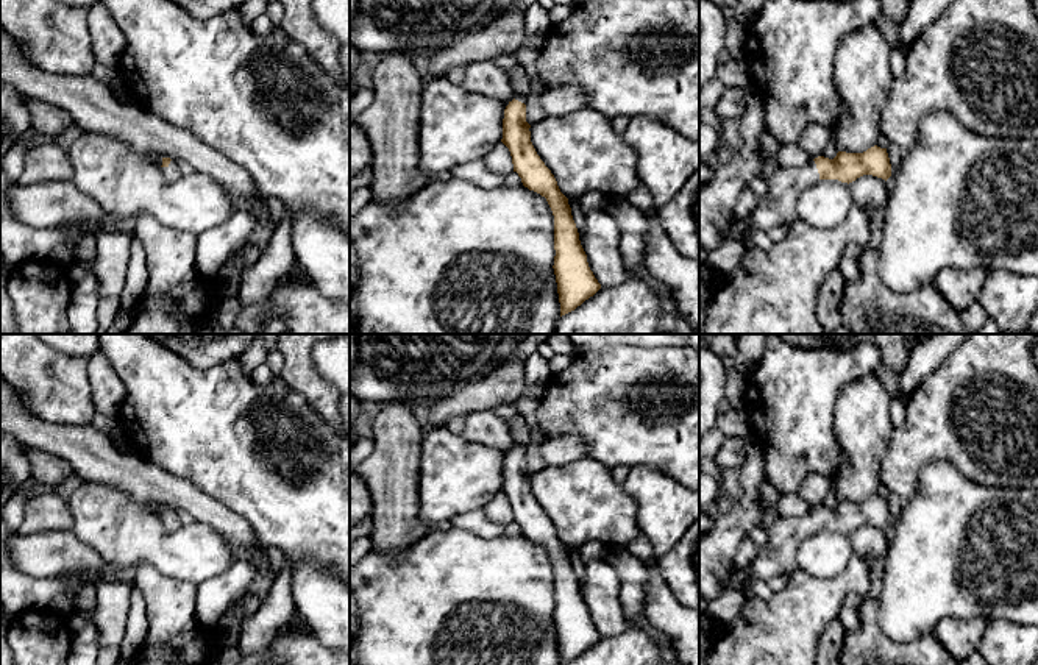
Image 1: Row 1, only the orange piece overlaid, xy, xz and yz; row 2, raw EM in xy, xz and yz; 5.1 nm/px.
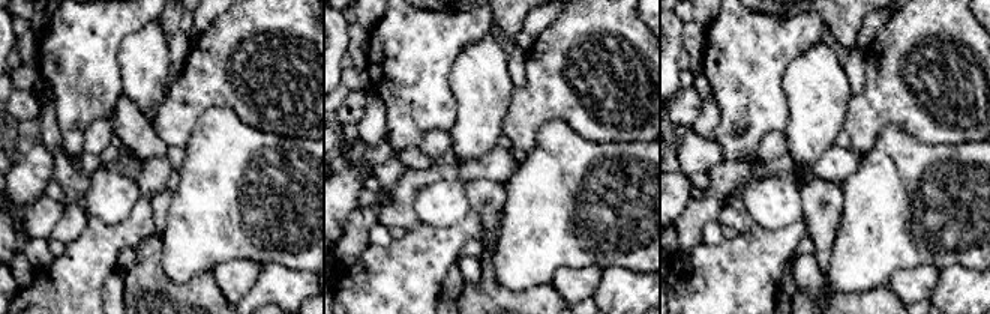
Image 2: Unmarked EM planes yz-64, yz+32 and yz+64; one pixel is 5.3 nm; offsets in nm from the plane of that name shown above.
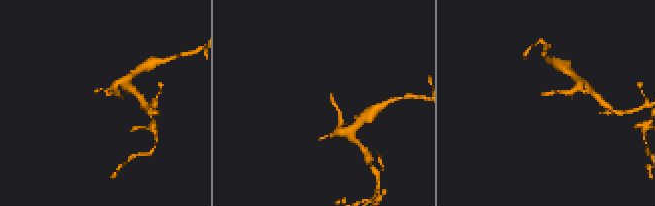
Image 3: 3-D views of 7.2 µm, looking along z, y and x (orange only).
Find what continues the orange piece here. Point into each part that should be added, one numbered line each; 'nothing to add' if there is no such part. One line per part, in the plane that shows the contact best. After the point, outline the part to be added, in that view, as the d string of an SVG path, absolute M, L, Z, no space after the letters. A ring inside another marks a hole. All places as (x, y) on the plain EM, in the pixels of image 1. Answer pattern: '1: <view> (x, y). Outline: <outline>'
1: yz (778, 556). Outline: M815 510L804 517L776 517L770 540L762 545L748 565L748 579L768 581L779 574L796 571L796 549L819 529Z

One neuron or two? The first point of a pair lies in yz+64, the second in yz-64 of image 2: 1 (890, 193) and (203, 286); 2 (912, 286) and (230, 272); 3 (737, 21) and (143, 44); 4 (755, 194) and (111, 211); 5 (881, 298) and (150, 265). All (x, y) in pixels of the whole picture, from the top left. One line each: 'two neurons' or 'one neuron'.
1: two neurons
2: one neuron
3: two neurons
4: one neuron
5: one neuron

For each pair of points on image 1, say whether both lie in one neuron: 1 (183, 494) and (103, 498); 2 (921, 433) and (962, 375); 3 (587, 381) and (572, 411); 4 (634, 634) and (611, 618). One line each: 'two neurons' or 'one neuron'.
1: two neurons
2: one neuron
3: one neuron
4: two neurons

